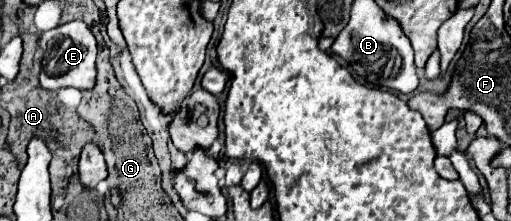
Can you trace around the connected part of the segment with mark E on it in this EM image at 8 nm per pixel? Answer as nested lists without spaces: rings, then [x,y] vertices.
[[[82,20],[60,24],[58,28],[52,28],[44,32],[38,40],[38,48],[44,50],[42,56],[42,74],[40,74],[40,86],[46,90],[58,90],[58,88],[78,88],[78,90],[90,90],[96,80],[96,40],[90,32],[90,28]]]

